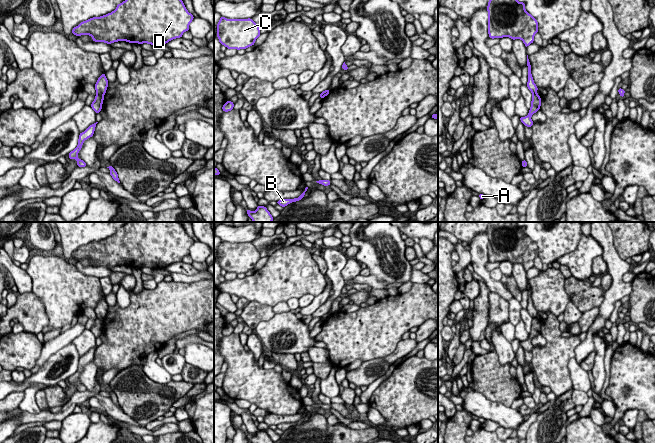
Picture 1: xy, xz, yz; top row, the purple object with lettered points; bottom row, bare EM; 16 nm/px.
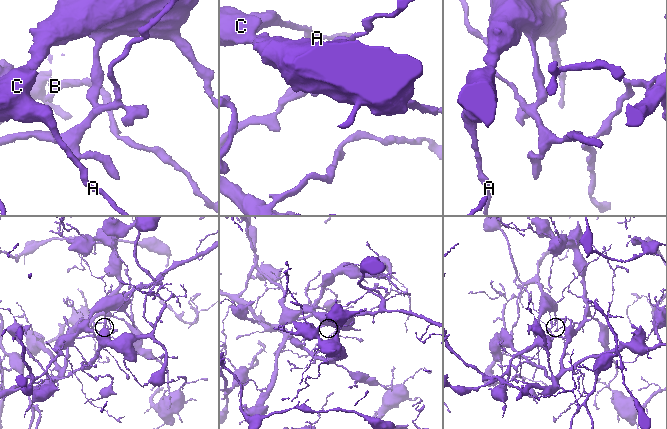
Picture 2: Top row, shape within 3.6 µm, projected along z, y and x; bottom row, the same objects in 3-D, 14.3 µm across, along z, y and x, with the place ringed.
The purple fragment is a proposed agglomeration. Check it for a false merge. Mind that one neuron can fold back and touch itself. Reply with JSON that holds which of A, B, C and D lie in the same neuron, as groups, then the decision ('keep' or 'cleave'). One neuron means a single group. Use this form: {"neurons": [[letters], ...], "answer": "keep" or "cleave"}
{"neurons": [["A", "C", "D"], ["B"]], "answer": "cleave"}

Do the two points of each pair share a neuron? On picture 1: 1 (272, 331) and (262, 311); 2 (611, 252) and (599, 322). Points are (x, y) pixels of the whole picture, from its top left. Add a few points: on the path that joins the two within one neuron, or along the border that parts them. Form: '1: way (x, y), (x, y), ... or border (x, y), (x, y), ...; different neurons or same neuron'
1: border (275, 314), (267, 320), (262, 320), (254, 328); different neurons
2: way (616, 269), (616, 291), (610, 297), (608, 305); same neuron

